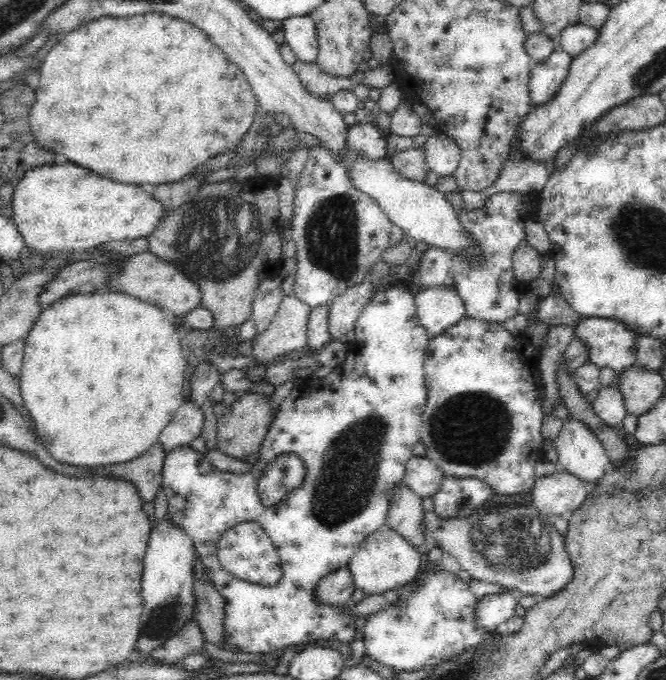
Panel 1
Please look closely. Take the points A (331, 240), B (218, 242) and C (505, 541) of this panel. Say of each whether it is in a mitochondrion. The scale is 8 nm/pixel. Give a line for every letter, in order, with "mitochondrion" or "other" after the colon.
A: mitochondrion
B: mitochondrion
C: mitochondrion

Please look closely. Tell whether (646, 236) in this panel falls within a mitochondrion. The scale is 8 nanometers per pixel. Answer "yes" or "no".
yes

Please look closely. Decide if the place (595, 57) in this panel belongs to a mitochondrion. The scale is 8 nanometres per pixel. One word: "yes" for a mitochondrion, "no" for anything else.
no

